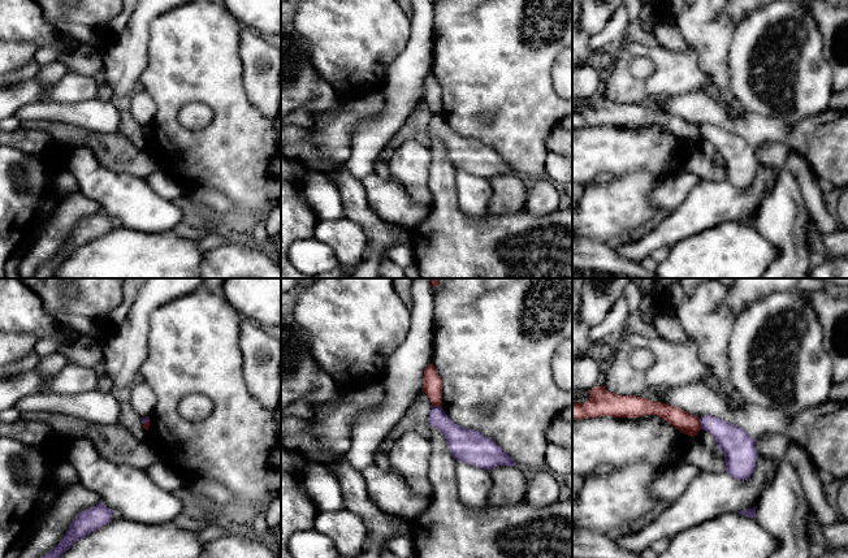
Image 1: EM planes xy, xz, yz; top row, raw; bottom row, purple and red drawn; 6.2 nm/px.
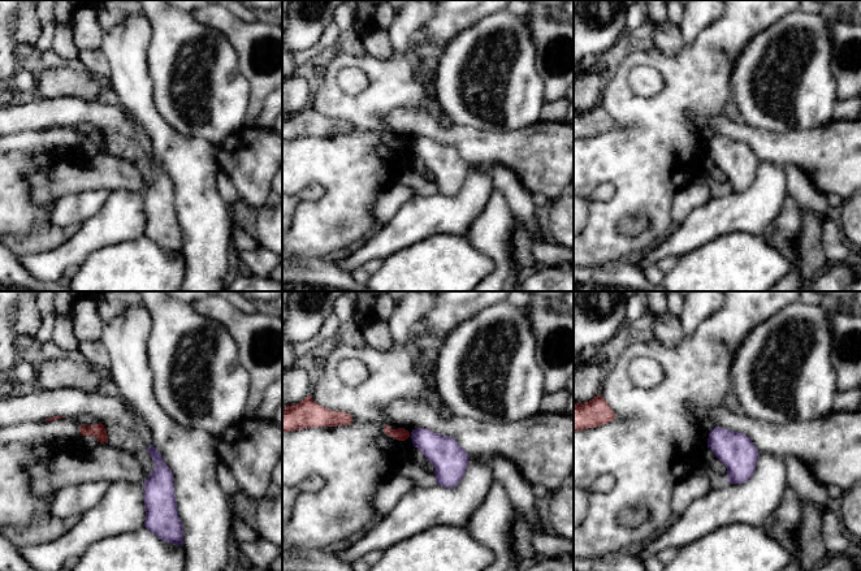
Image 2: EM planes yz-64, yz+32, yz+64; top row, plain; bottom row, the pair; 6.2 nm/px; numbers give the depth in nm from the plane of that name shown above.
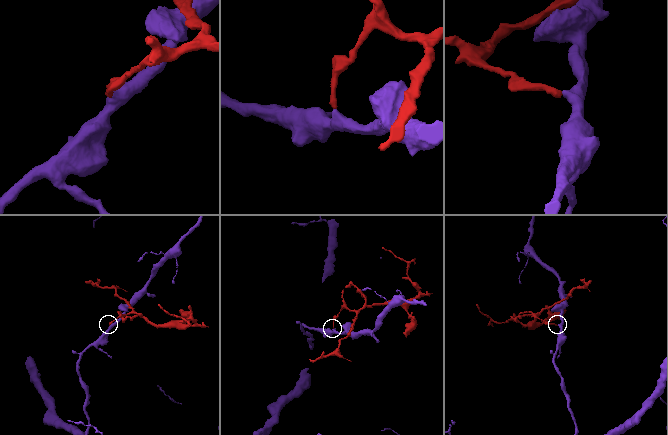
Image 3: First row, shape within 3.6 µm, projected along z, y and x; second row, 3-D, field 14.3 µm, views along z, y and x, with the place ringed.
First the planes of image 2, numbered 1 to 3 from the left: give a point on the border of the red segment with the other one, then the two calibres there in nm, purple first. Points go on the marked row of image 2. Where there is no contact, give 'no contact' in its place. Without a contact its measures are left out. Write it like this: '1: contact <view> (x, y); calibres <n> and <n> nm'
1: no contact
2: no contact
3: no contact

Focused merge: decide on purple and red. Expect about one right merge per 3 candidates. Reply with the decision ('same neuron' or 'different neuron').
different neuron

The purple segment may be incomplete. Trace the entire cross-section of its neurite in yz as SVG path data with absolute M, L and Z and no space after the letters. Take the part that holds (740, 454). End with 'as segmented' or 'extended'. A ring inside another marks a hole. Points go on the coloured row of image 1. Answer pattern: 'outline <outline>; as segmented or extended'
outline M711 415L701 416L700 423L701 429L709 432L715 438L718 449L724 453L724 471L736 480L748 480L758 458L756 440L741 427Z; as segmented

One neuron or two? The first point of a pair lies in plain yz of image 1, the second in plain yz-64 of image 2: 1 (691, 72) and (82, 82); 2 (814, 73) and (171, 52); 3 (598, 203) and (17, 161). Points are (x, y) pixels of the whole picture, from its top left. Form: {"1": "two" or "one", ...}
{"1": "one", "2": "one", "3": "one"}

